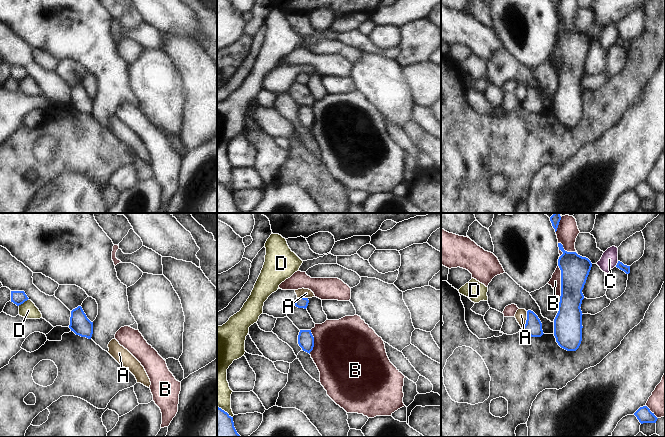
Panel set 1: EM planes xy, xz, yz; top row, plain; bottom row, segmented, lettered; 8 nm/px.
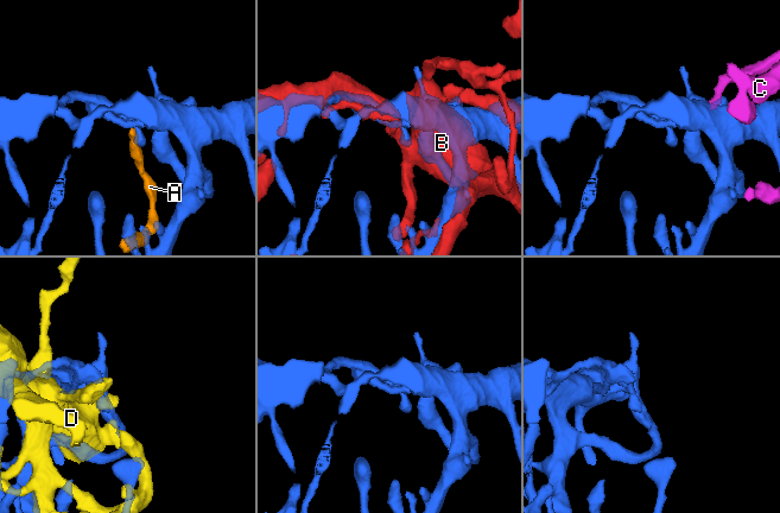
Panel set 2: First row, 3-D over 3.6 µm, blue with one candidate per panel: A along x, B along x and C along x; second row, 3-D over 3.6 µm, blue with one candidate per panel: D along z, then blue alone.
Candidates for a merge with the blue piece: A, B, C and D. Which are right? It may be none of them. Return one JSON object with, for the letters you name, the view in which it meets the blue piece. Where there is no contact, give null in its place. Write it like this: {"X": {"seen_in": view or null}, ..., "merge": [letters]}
{"merge": []}

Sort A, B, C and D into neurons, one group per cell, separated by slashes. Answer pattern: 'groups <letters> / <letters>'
groups A / B / C / D

